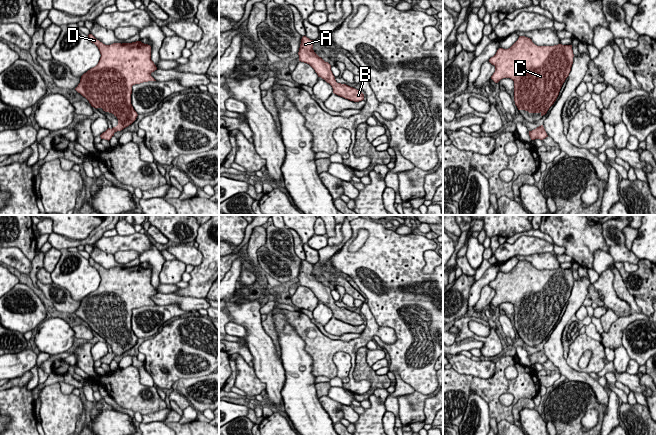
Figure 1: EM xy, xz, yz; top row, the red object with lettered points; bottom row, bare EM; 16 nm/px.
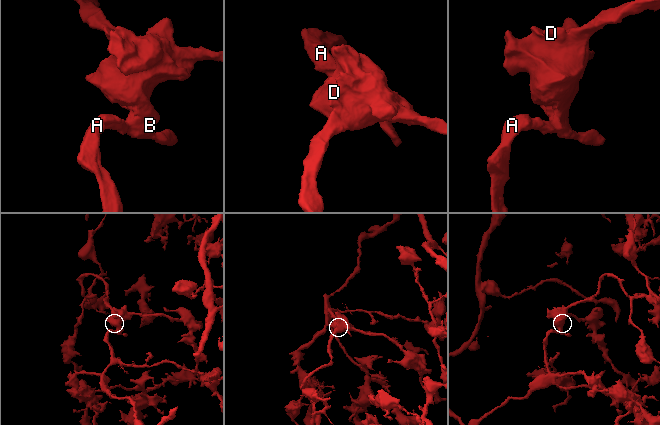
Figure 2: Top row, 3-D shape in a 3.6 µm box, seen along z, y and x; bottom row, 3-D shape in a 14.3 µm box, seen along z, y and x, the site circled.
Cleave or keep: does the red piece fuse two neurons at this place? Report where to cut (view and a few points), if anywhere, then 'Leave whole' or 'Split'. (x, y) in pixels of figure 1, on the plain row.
No split. Leave whole

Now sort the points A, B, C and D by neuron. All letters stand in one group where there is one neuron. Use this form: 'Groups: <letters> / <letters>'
Groups: A B C D

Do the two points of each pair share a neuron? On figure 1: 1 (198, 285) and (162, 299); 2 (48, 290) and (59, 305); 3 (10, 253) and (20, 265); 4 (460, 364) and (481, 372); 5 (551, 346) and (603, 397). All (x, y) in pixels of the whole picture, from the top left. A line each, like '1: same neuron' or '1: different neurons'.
1: different neurons
2: same neuron
3: same neuron
4: same neuron
5: same neuron

